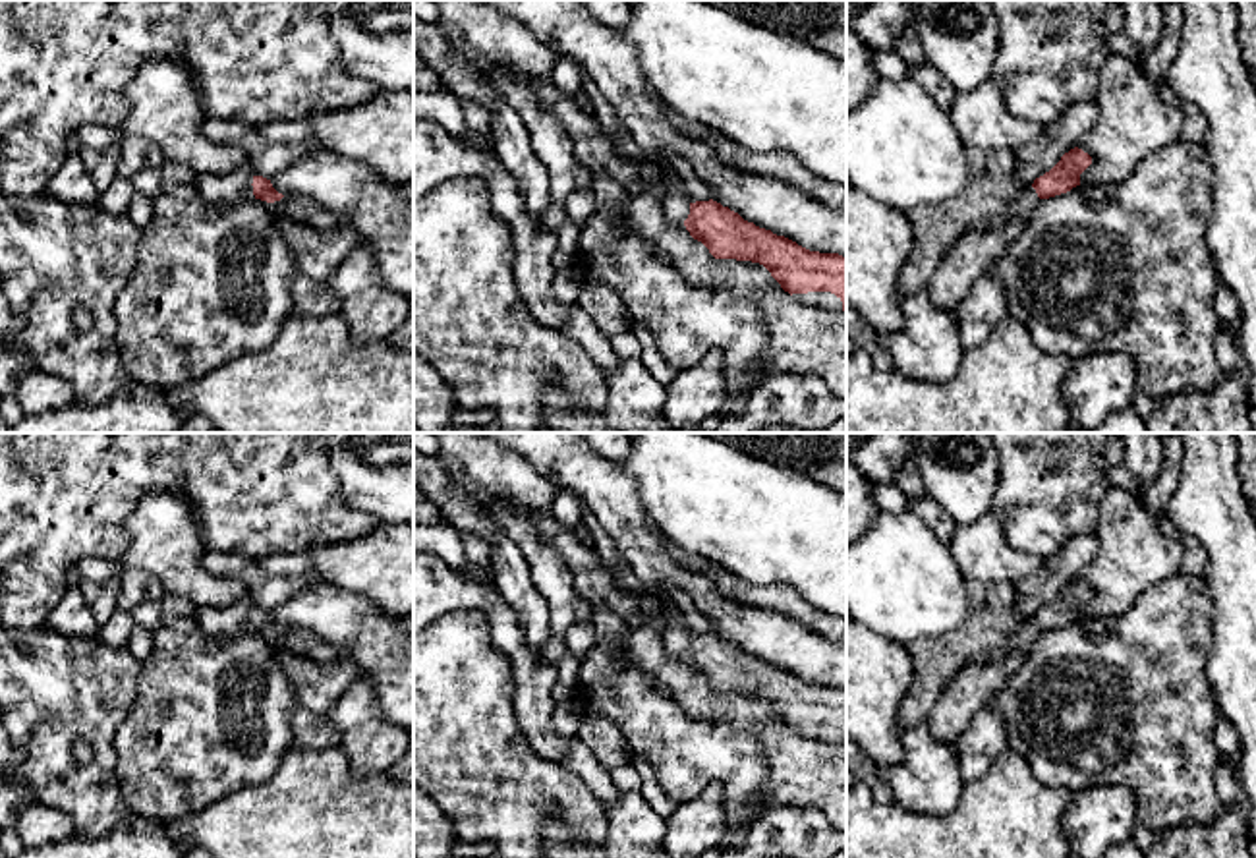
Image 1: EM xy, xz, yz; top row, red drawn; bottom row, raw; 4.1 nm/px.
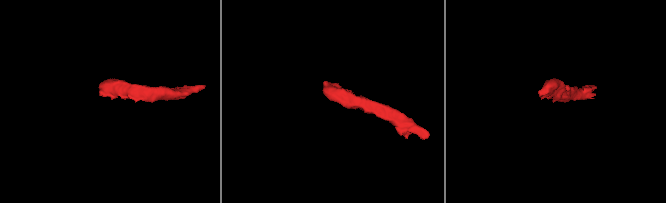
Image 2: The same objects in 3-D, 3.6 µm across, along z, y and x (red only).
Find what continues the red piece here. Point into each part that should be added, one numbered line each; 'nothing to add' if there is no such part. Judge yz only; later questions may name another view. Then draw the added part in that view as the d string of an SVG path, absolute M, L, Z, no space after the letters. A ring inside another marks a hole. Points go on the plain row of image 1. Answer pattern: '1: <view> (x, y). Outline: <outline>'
1: yz (1023, 638). Outline: M1032 618L1013 634L1009 640L1009 647L1013 653L1026 653L1030 645L1038 640L1040 630Z

